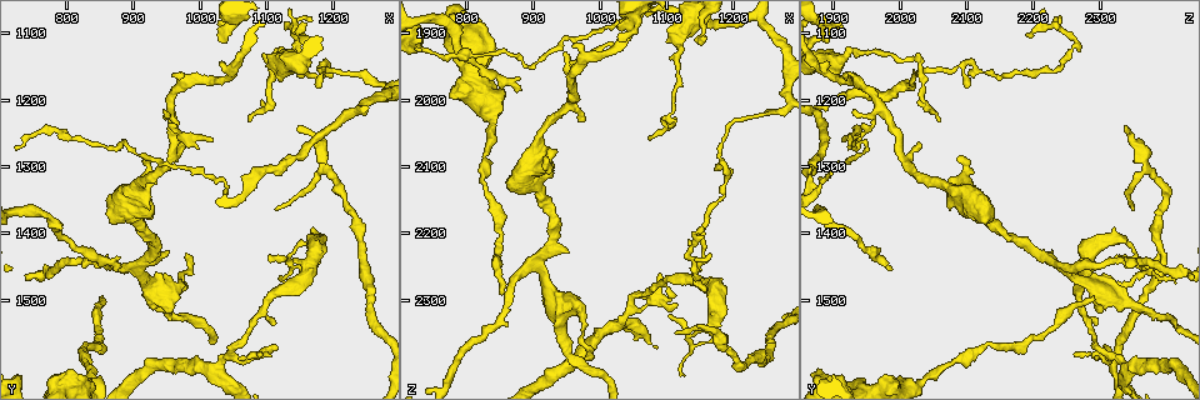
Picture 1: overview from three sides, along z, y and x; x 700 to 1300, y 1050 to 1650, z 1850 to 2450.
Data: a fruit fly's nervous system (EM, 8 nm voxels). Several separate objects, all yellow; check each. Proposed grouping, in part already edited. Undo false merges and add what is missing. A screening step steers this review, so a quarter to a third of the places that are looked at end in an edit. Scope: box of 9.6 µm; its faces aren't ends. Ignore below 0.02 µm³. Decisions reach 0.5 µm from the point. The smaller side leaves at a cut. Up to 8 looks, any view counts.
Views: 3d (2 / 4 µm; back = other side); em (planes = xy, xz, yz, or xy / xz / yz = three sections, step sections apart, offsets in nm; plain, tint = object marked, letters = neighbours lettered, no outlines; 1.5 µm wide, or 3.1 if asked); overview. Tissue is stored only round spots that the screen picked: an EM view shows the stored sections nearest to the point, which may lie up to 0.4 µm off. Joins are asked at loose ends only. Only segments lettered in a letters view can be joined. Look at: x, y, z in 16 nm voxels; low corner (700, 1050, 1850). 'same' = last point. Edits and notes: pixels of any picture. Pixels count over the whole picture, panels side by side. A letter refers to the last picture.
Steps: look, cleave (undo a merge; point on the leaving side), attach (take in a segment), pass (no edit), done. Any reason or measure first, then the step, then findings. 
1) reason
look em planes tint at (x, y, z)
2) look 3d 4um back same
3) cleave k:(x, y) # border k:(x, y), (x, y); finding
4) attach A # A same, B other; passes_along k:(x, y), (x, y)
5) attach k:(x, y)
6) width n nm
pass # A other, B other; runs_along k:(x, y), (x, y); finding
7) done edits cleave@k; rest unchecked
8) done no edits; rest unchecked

thin end
look 3d 2um at (880, 1455, 1980)

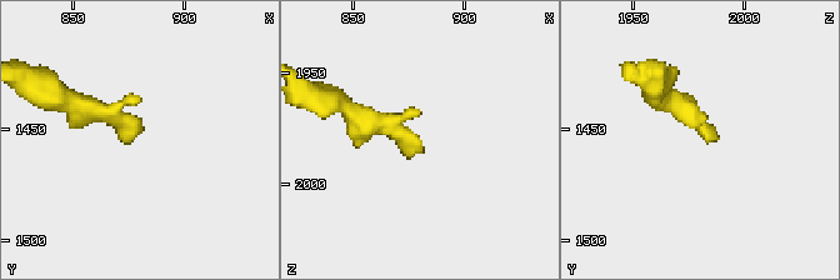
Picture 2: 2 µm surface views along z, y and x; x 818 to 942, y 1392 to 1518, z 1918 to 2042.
now the EM
look em xy step 8 letters at (881, 1451, 1984)

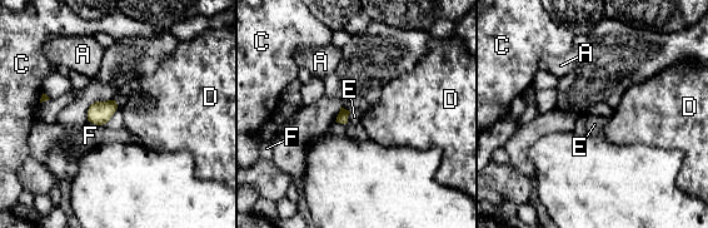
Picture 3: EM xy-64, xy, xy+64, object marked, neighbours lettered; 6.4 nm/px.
longest_contact F 120 nm
attach E # A other, C other, D other, E same, F other; it goes on there

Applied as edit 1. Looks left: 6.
redraw
look overview

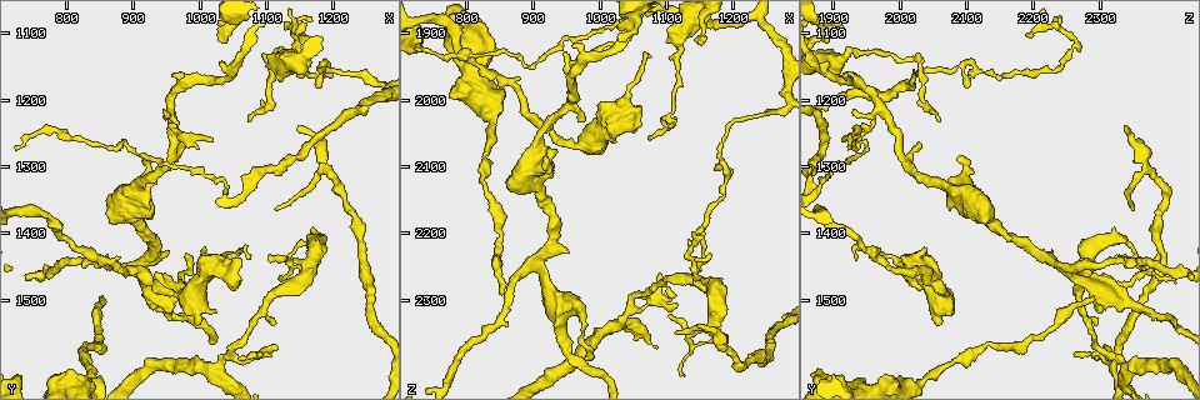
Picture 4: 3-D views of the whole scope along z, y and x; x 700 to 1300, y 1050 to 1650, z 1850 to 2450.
an open end
look 3d 2um at (1035, 1115, 1890)

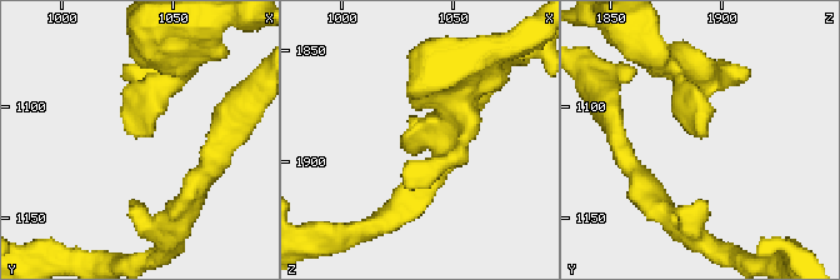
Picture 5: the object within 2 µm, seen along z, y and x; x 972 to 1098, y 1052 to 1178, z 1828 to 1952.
need the tissue
look em yz step 4 letters at (1037, 1115, 1890)

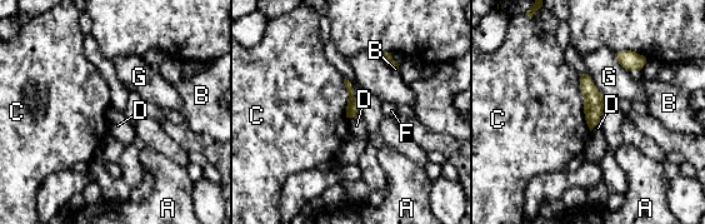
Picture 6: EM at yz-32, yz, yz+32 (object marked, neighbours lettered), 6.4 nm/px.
another direction
look em planes letters same

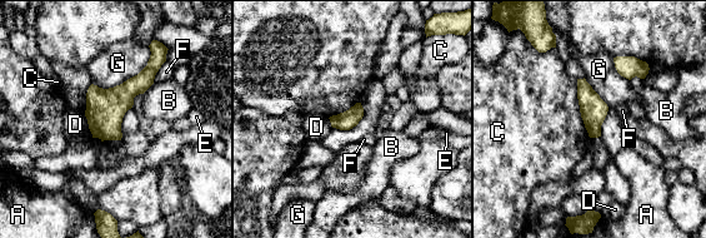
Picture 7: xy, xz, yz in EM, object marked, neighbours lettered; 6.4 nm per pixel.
pass # A other, B other, C other, D other, E other, F other, G other; no lettered segment goes on from it

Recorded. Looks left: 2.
done edits attach@3; rest unchecked

